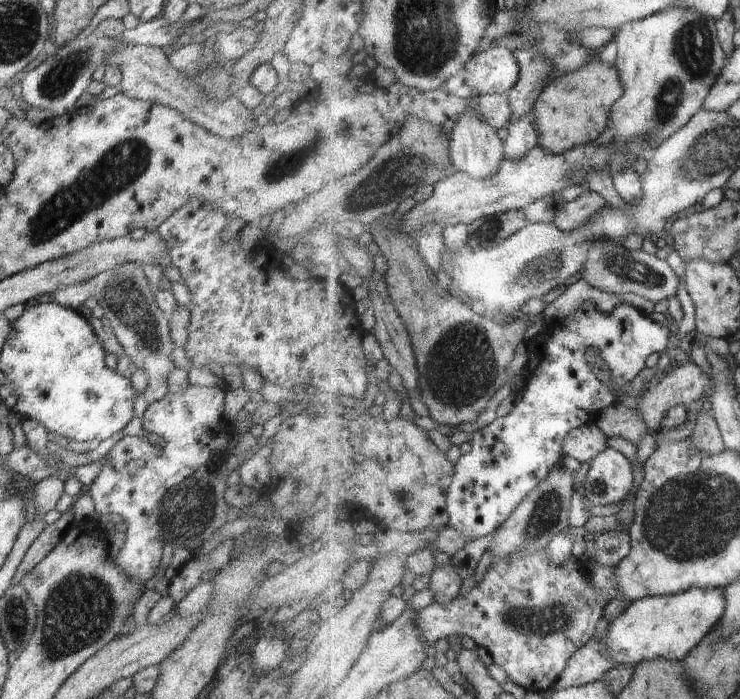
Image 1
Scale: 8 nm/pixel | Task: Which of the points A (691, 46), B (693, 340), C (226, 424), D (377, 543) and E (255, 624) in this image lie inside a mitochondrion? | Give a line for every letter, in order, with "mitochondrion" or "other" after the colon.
A: mitochondrion
B: other
C: other
D: other
E: other

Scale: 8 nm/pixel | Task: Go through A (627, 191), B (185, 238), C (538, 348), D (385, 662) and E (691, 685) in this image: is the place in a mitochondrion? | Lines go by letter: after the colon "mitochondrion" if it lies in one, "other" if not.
A: other
B: other
C: other
D: other
E: other

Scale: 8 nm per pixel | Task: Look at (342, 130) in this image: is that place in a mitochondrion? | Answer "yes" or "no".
yes

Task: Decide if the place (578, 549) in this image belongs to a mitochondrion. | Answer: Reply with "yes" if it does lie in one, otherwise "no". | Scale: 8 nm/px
no

